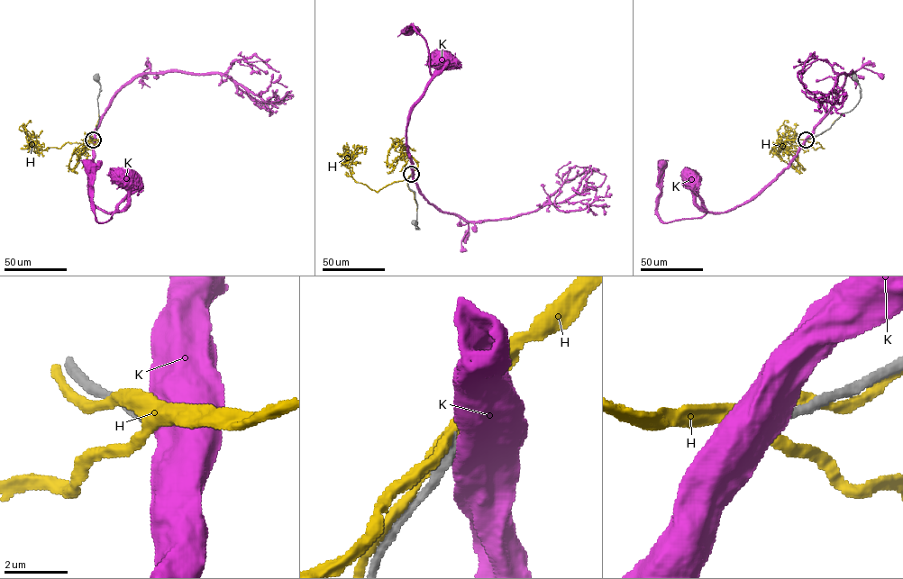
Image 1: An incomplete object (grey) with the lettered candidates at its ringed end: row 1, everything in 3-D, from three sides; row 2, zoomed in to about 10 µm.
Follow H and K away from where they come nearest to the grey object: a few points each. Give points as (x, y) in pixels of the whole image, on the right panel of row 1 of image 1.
H: (806, 140), (823, 148), (807, 147), (788, 131), (787, 141), (778, 146), (786, 149)
K: (806, 140), (791, 162), (744, 203), (725, 212), (668, 222), (660, 219), (657, 210), (665, 166)

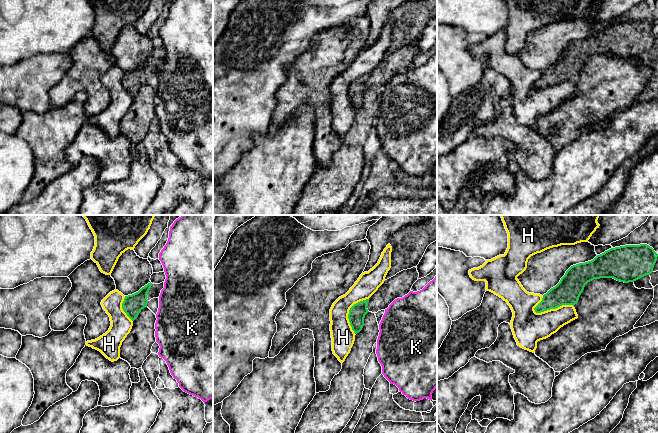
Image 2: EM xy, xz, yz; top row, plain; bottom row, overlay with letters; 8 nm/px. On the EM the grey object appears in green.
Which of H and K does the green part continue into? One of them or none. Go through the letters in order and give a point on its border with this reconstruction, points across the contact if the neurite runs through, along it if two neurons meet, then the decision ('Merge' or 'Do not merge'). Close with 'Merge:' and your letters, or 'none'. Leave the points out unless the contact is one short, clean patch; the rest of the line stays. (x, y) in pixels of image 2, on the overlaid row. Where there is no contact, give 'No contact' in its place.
H: Touches green at yz (553, 308). Do not merge
K: No contact. Do not merge
Merge: none

